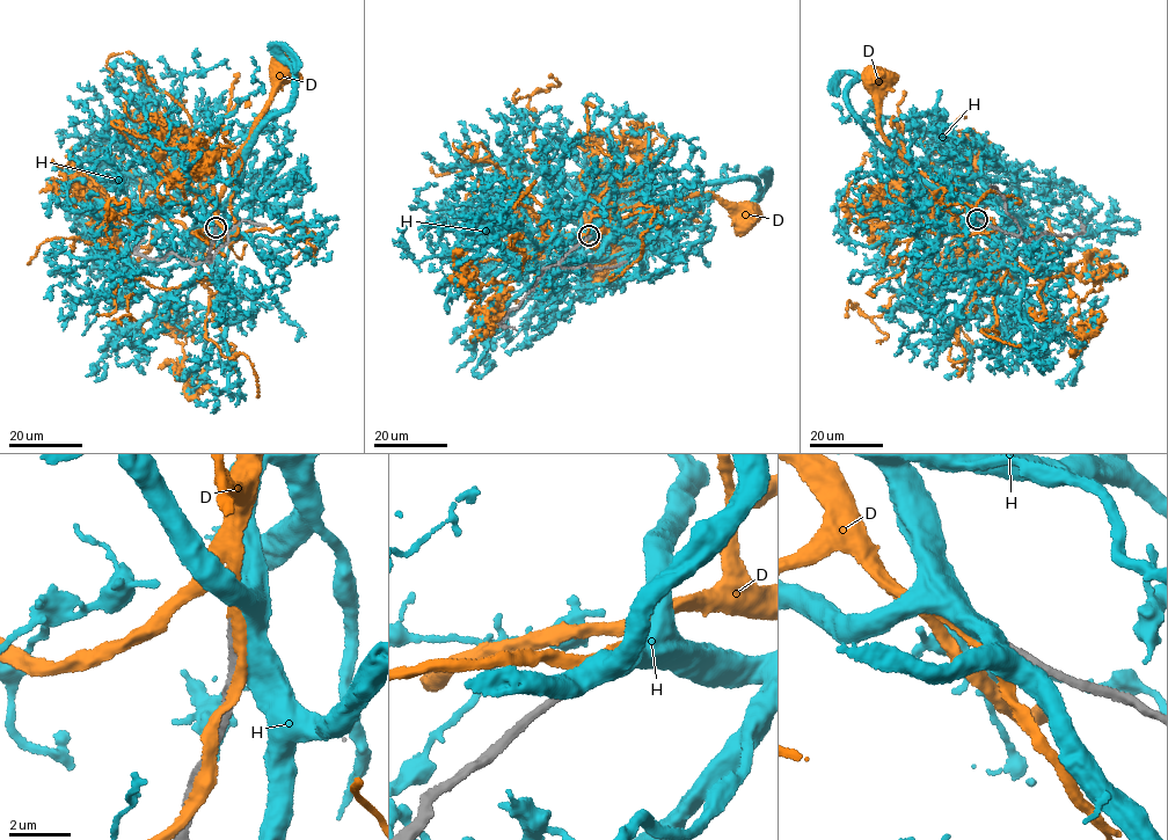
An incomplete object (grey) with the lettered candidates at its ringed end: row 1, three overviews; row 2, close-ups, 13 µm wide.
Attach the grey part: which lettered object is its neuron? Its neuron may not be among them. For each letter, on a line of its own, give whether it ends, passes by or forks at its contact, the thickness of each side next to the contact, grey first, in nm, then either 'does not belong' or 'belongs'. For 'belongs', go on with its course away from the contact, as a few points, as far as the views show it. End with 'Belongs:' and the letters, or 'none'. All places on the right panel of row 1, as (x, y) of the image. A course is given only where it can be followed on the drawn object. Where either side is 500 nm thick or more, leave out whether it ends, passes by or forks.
D: it passes by; 360 nm thick on the grey side, 320 nm on the other; belongs; it runs (978, 219), (969, 213), (966, 206), (905, 161), (884, 137), (878, 124), (882, 81)
H: 400 nm thick on the grey side, 500 nm on the other; does not belong
Belongs: D

